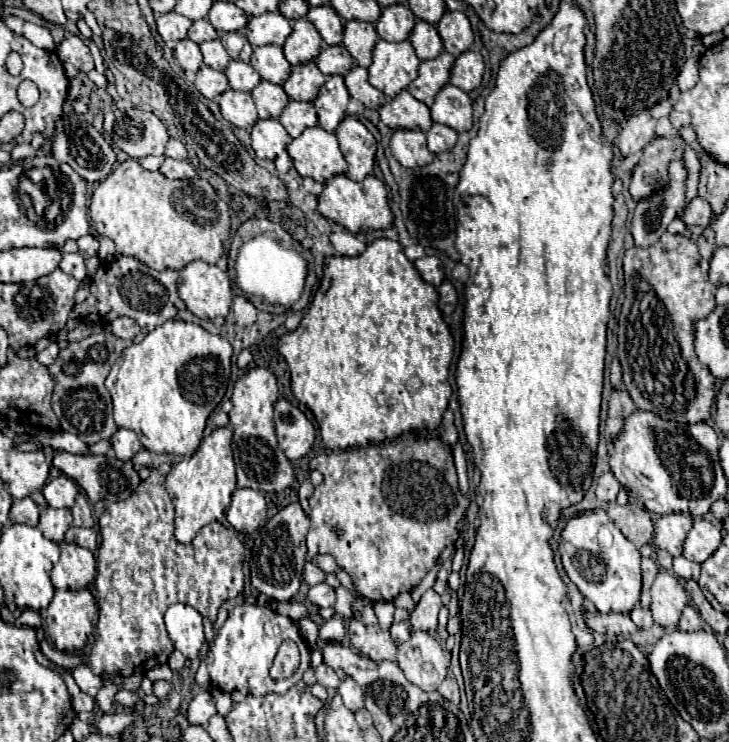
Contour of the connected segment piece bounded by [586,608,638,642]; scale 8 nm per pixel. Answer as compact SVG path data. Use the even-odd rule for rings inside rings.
M586 608L586 624L594 632L606 635L610 642L617 641L622 634L628 636L638 630L628 614L600 614L594 608Z

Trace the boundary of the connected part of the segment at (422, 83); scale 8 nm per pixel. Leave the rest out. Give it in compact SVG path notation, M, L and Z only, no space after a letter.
M442 52L436 60L424 60L418 70L418 78L408 86L408 92L430 106L434 102L434 96L438 90L450 80L450 70L454 66L454 56L448 52Z

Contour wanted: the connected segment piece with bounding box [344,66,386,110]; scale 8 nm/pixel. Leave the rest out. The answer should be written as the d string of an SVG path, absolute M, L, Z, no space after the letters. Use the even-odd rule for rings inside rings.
M354 66L352 72L348 76L344 76L344 82L348 86L350 96L360 100L366 108L378 110L380 106L386 104L386 96L368 82L368 70L366 68Z

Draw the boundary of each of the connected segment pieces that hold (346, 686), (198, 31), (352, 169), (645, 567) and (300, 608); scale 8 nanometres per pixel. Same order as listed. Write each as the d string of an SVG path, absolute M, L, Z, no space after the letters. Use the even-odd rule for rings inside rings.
M346 678L340 688L338 688L342 700L344 700L344 706L350 710L350 712L358 712L360 708L364 708L364 692L362 688L352 680L352 678Z
M202 18L202 20L196 20L192 24L192 28L188 30L188 38L192 42L200 44L200 42L206 42L206 40L216 40L218 38L218 32L214 30L214 26L206 18Z
M346 116L342 120L336 136L340 142L340 150L348 162L348 178L354 182L362 182L374 170L376 138L360 120L352 116Z
M644 558L640 568L642 568L642 598L640 598L640 602L642 602L642 608L648 608L650 606L650 586L654 582L656 574L660 572L660 566L652 558Z
M286 602L286 604L278 604L276 612L278 612L278 614L286 614L286 616L288 616L288 618L292 618L292 620L300 620L302 616L308 616L306 606L304 606L304 604L300 604L300 602Z

